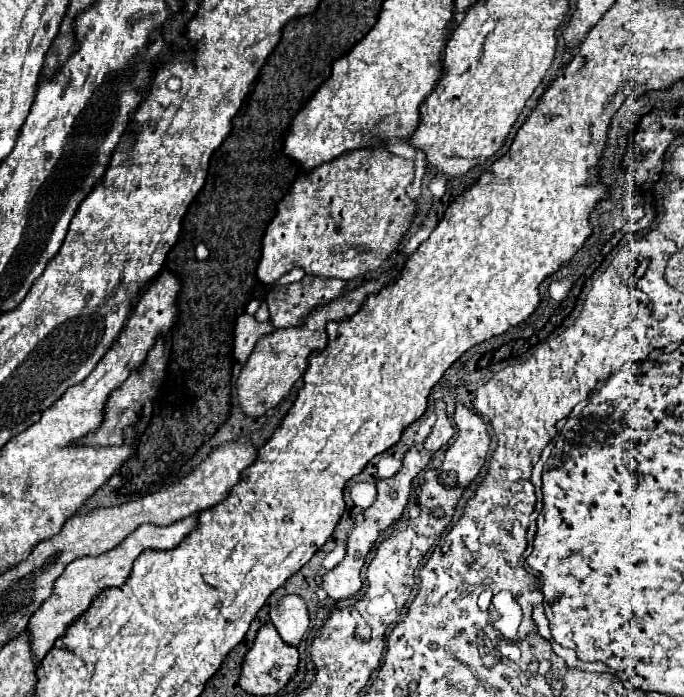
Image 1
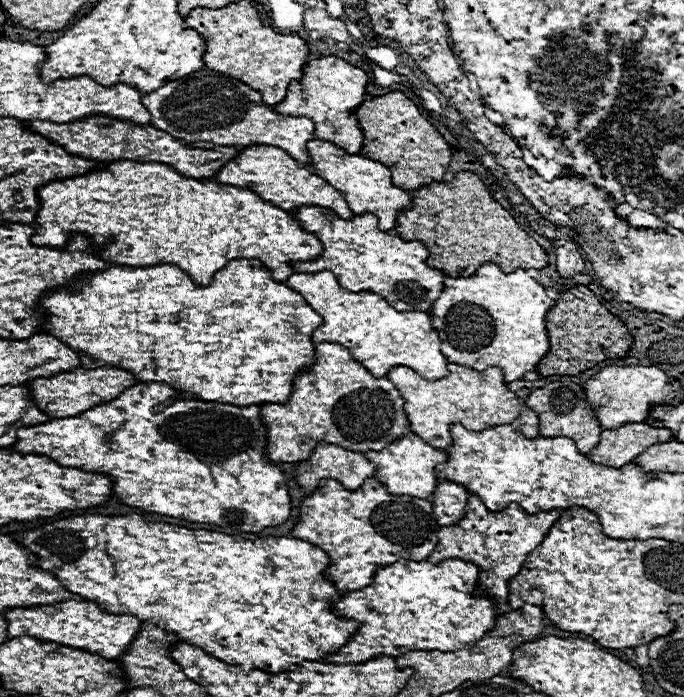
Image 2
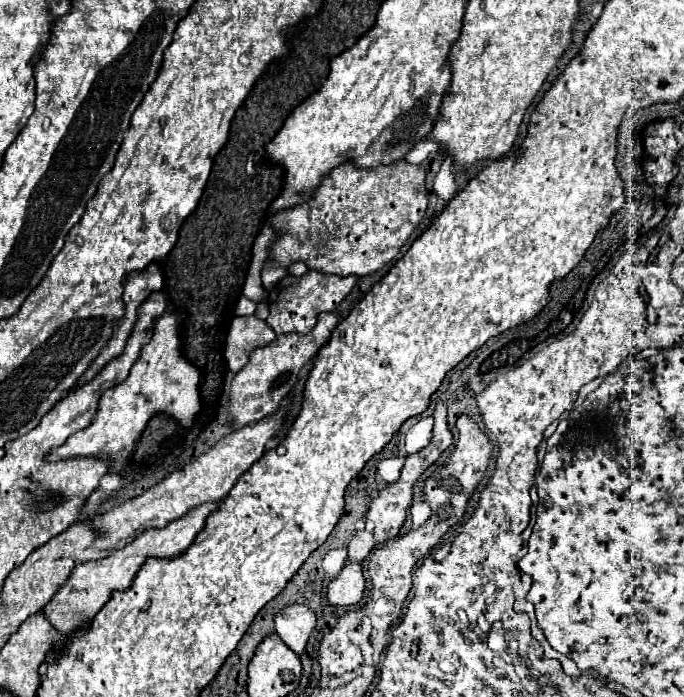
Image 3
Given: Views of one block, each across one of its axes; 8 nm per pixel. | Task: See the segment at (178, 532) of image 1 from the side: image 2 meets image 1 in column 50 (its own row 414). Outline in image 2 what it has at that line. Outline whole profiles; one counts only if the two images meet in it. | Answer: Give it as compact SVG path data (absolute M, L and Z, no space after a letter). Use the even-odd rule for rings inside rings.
M606 366L590 380L582 384L584 400L594 410L598 424L608 428L622 428L628 422L644 422L650 406L664 404L664 386L668 384L668 376L660 368L644 368L644 366Z

